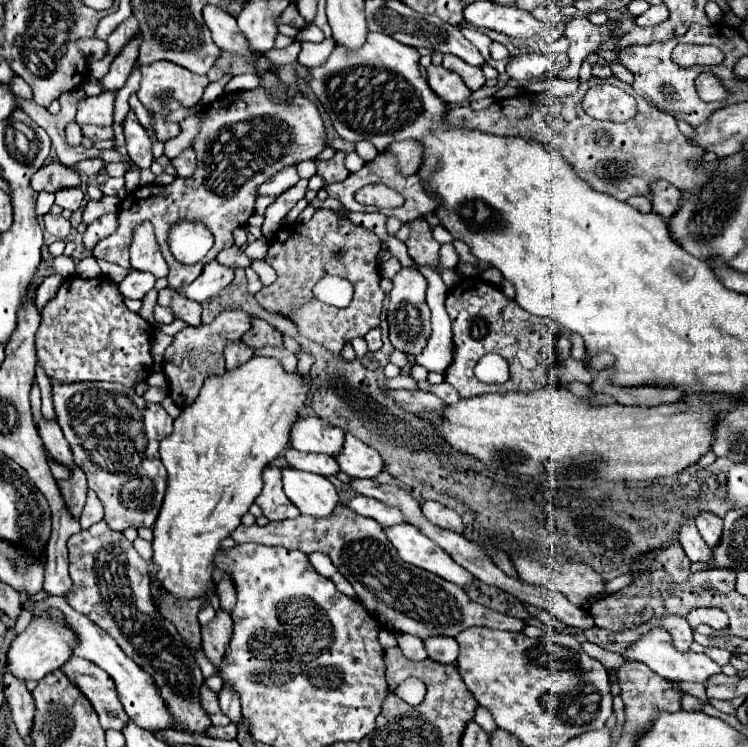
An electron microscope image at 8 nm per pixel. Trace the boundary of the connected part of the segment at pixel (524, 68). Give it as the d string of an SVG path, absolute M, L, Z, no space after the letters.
M523 54L507 64L507 76L513 80L531 80L545 74L555 62L555 54Z

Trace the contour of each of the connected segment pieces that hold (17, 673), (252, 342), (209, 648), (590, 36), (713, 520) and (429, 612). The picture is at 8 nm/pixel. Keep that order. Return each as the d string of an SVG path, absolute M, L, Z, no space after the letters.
M49 610L41 618L33 618L31 624L11 642L7 652L7 670L21 682L41 680L45 674L57 670L69 656L75 644L75 636L69 628L65 628L63 618L57 610Z
M253 318L253 326L251 330L241 338L243 344L247 344L249 348L257 350L263 346L275 346L275 348L283 348L283 338L281 332L275 330L271 324L267 324L265 320Z
M219 610L213 622L201 628L201 636L203 636L201 648L217 670L221 668L221 662L225 658L231 632L233 632L233 620L229 614L225 614L225 610Z
M577 16L577 18L571 18L565 26L565 36L569 40L569 58L571 58L571 64L569 66L581 66L581 62L599 50L599 46L607 40L613 38L613 32L619 28L619 24L607 20L605 24L597 26L597 24L591 24L587 20L587 16Z
M703 510L701 514L697 514L695 518L697 522L697 528L699 528L699 534L703 536L703 540L709 544L709 546L715 546L721 538L721 518L709 510Z
M341 504L333 512L333 518L313 520L309 516L299 516L291 520L269 522L265 528L257 524L253 526L241 524L237 530L233 530L231 538L237 544L255 542L265 546L301 550L305 554L311 552L327 554L337 566L337 570L351 582L351 586L357 592L357 598L363 602L369 614L377 618L379 626L381 624L389 626L387 630L393 632L409 632L417 634L419 638L431 638L431 636L457 636L461 630L469 626L487 626L511 632L521 632L521 628L525 626L525 622L519 618L511 618L507 614L489 610L487 606L469 600L465 590L459 588L457 584L447 582L407 562L401 562L397 550L393 550L379 522L361 516Z

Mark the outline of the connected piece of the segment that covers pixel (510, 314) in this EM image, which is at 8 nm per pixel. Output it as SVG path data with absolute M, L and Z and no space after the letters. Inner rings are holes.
M481 278L463 280L463 284L447 292L445 308L453 320L453 344L455 356L447 368L445 382L455 386L463 398L473 398L481 394L505 394L505 392L535 392L545 388L551 380L555 358L555 338L557 324L527 314L519 306L513 306L511 300L491 284ZM497 352L511 366L511 380L501 386L483 384L475 378L473 368L481 356Z

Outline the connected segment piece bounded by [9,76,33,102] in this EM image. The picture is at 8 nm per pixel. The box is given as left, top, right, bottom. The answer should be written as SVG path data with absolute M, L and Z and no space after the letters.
M15 76L15 78L13 78L13 82L11 82L9 86L15 90L15 94L17 94L17 96L21 96L21 98L23 98L23 100L27 100L27 102L33 102L33 98L31 98L31 94L33 94L33 92L31 92L31 88L29 88L21 78L17 78L17 76Z

